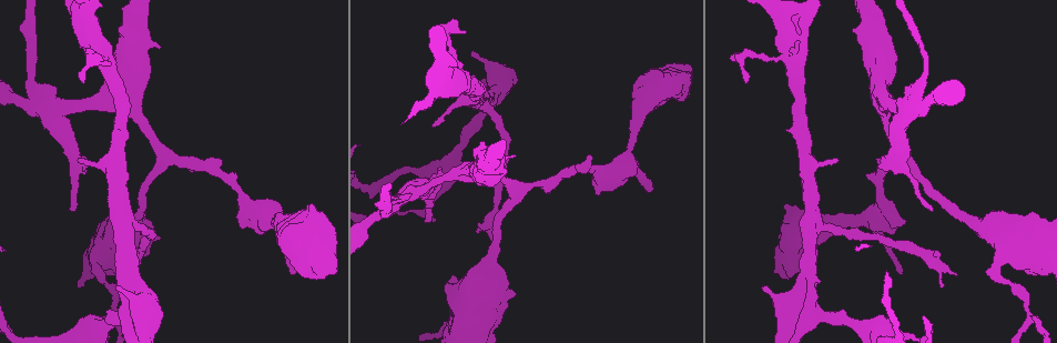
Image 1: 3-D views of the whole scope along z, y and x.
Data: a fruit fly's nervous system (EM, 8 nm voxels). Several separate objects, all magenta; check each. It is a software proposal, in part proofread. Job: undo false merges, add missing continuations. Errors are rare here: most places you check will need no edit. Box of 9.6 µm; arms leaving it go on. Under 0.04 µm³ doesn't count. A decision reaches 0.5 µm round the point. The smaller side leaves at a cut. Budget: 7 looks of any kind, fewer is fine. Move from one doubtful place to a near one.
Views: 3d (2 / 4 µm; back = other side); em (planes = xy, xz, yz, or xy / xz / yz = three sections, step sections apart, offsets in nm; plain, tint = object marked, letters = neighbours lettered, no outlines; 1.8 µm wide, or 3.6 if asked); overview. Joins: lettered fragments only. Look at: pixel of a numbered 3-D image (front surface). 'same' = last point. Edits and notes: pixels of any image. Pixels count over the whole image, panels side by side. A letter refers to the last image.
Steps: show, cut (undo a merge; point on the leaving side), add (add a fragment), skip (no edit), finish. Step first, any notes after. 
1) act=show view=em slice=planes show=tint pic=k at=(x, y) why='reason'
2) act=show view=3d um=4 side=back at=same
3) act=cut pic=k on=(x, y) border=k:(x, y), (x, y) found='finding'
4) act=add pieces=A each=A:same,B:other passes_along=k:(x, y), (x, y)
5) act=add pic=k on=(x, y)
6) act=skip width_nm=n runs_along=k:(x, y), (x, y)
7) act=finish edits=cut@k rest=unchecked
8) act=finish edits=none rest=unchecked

act=show view=3d um=4 pic=1 at=(649, 190) why='free end'

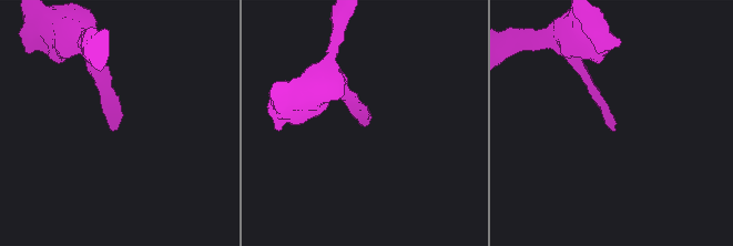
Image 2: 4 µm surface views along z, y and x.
act=show view=em slice=planes show=letters pic=2 at=(612, 131) why='need the tissue'

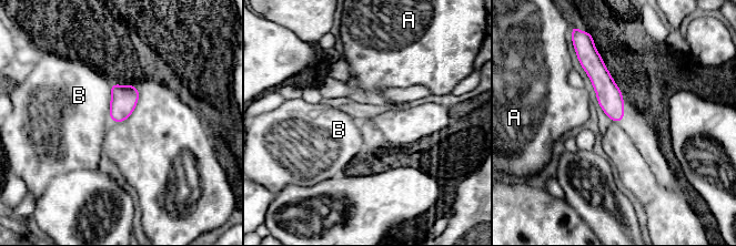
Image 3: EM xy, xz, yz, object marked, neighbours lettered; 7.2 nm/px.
act=skip width_nm=170 each=A:other,B:other border=3:(112, 83), (110, 120) found='none of them fits'

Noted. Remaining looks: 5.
act=show view=em um=3.6 slice=xz step=16 show=letters pic=1 at=(980, 225) why='thick turns thin'

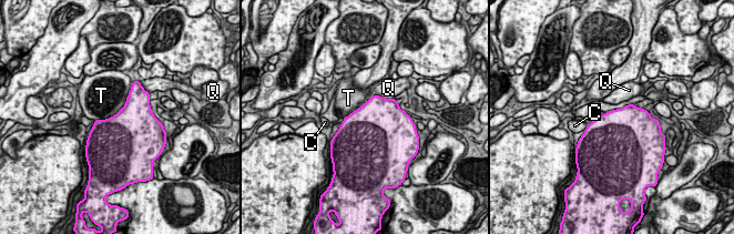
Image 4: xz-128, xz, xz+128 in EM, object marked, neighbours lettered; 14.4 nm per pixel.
act=skip each=C:other,Q:other,T:other border=4:(132, 85), (119, 111), (95, 121) found='continuous, no second cell'

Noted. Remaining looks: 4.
act=show view=em slice=planes show=plain pic=1 at=(61, 108) why='calibre changes'

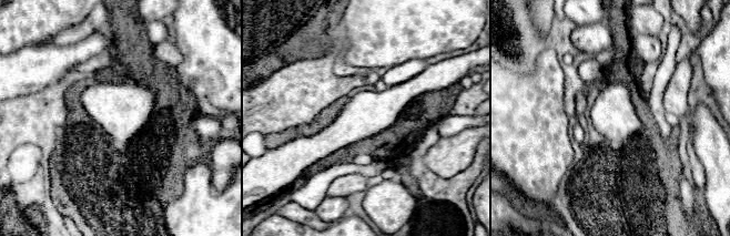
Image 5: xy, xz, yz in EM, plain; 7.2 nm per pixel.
act=show view=em slice=planes show=letters at=same

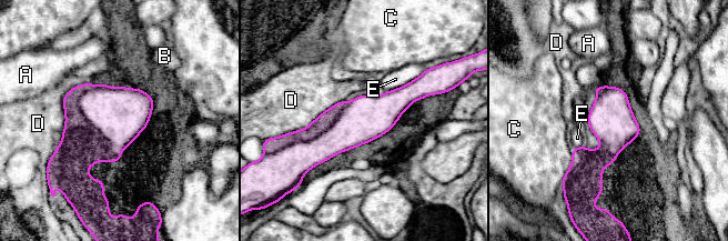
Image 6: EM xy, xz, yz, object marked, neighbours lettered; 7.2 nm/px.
act=cut pic=6 on=(81, 146) each=A:other,B:other,C:other,D:other,E:other border=6:(91, 84), (78, 108), (119, 153) found='two cells meet here'

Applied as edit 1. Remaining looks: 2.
act=finish edits=cut@6 rest=unchecked

